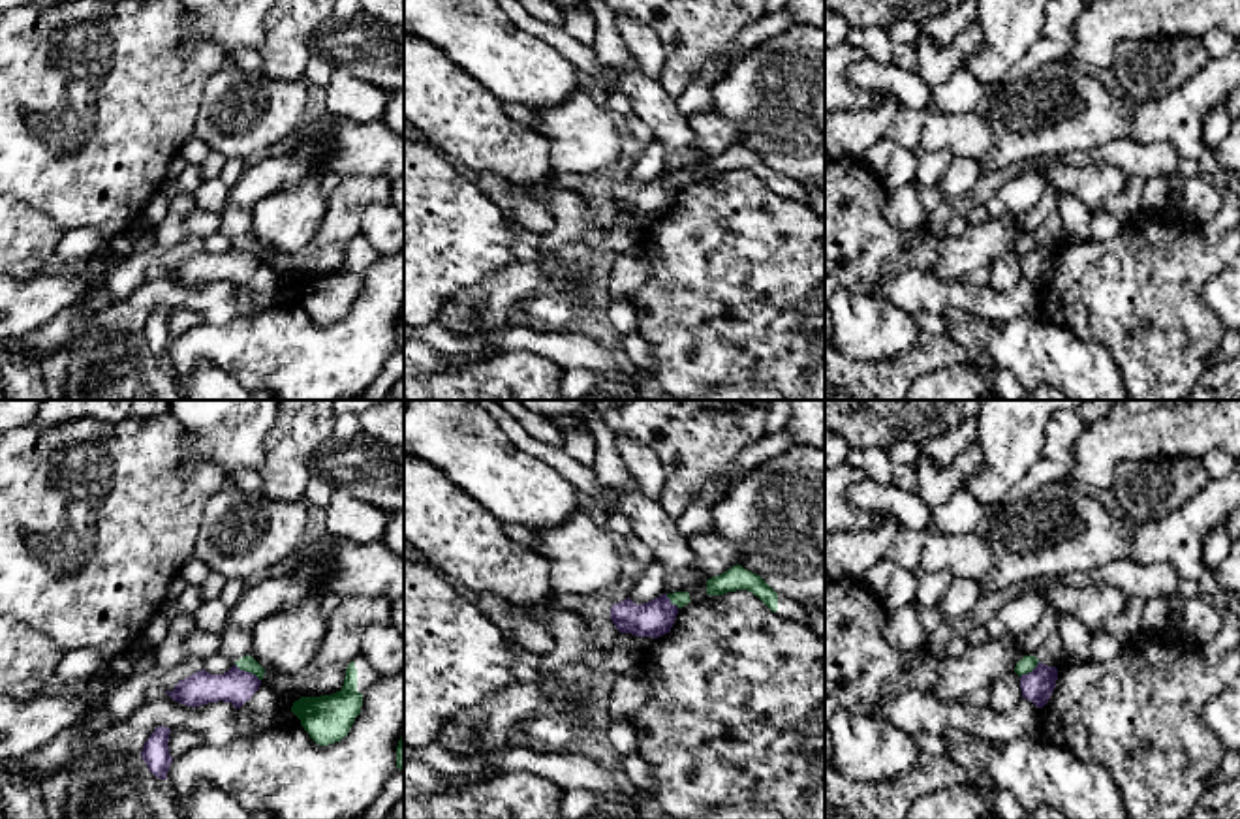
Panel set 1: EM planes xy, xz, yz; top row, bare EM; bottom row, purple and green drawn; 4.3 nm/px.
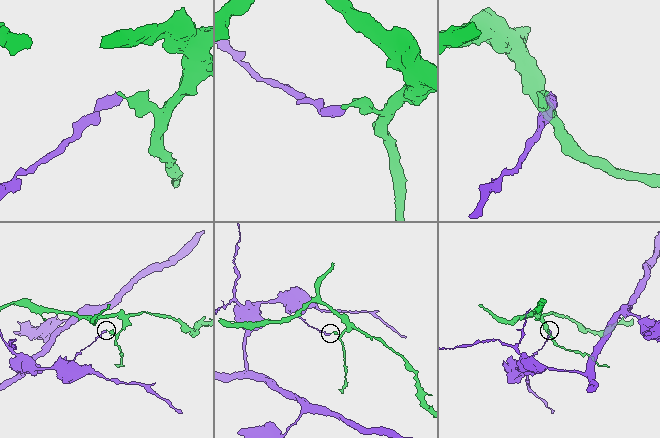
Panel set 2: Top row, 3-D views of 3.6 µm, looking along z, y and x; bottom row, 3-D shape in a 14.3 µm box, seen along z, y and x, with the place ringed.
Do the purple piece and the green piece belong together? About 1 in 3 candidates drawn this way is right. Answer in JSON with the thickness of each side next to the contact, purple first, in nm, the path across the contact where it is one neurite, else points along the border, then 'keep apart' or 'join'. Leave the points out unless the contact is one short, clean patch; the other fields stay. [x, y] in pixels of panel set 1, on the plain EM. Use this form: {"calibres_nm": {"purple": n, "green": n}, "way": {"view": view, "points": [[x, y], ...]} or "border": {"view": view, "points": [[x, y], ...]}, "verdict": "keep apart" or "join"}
{"calibres_nm": {"purple": 150, "green": 70}, "border": {"view": "xy", "points": [[235, 243], [260, 260]]}, "verdict": "keep apart"}

